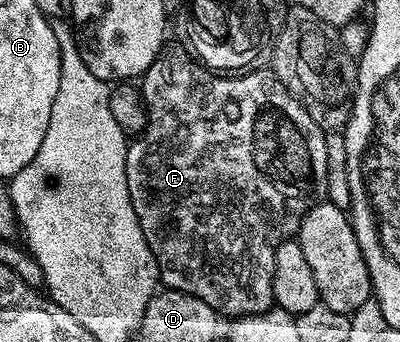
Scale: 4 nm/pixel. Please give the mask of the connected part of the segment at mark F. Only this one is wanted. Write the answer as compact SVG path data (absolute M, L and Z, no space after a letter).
M164 46L153 65L149 65L149 69L141 76L141 94L143 107L147 110L147 123L143 130L138 132L137 137L130 140L125 161L125 177L129 181L133 213L137 213L137 221L145 233L145 241L159 263L159 277L164 288L197 297L220 316L260 315L272 310L277 303L275 261L279 246L288 242L298 232L301 221L310 207L316 207L327 199L324 172L319 169L310 171L307 168L311 159L325 159L327 135L324 128L315 123L313 117L309 117L302 102L292 95L270 70L251 69L246 73L216 73L192 58L186 46L178 46Z

